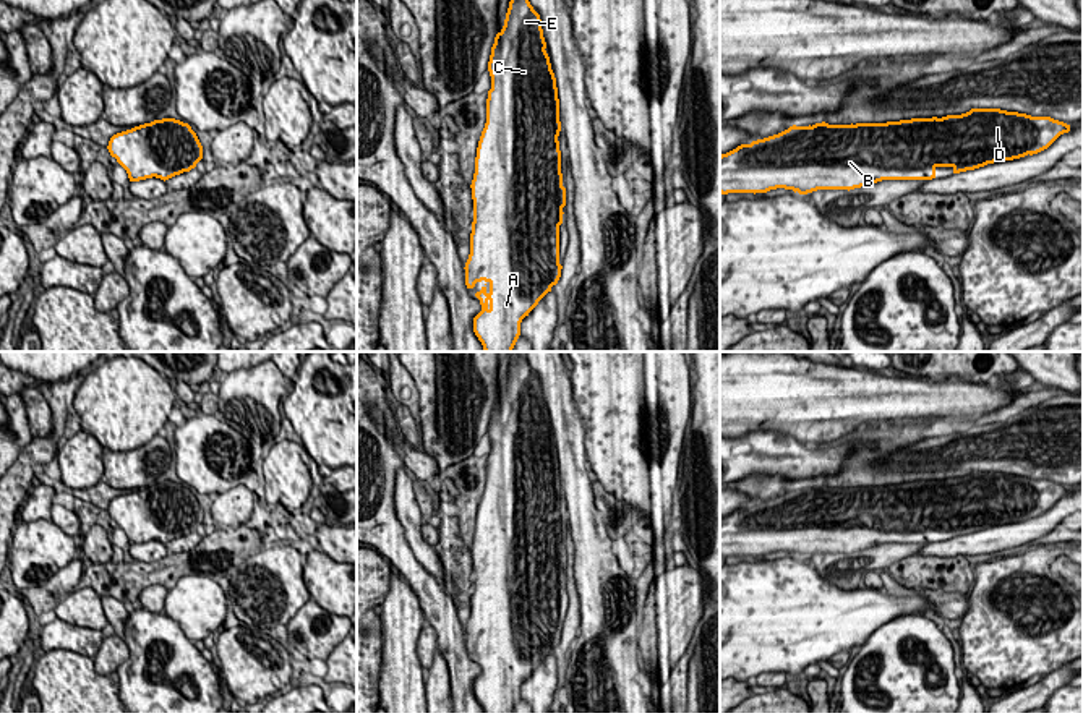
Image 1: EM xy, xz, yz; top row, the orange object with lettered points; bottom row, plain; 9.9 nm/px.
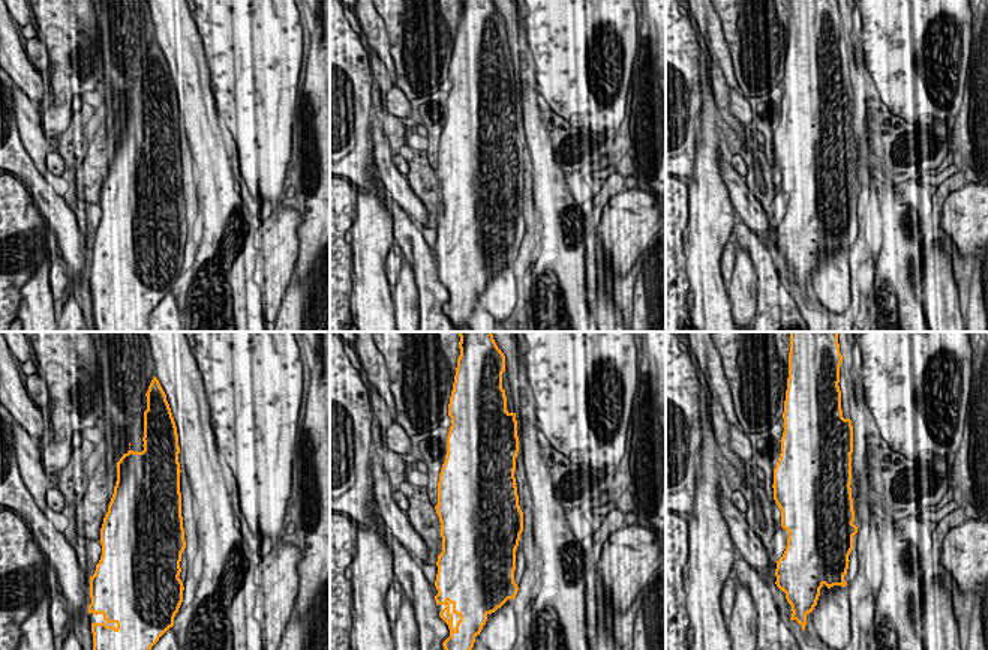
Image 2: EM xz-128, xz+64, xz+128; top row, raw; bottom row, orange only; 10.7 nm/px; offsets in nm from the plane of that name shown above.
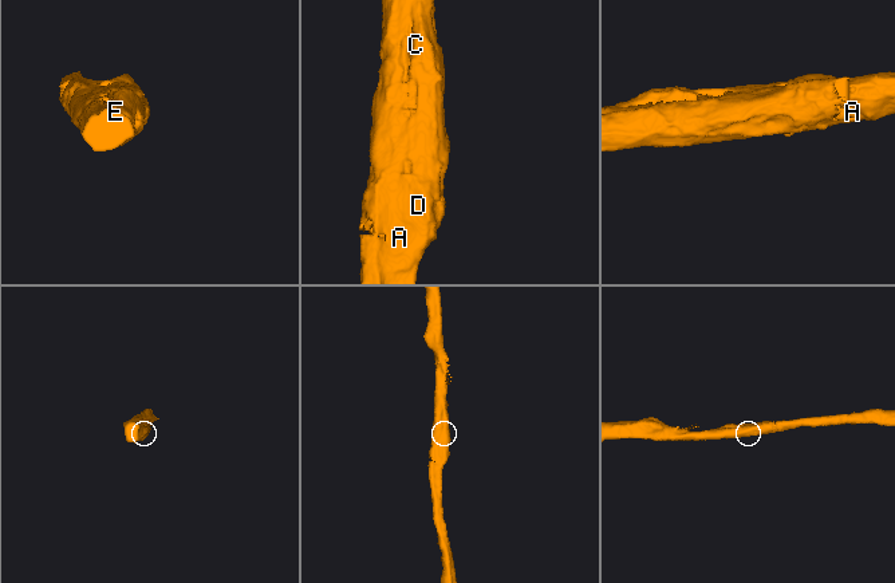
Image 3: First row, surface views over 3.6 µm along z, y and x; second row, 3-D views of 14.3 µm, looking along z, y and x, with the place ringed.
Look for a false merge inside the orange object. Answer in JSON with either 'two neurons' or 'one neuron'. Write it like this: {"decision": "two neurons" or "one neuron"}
{"decision": "one neuron"}

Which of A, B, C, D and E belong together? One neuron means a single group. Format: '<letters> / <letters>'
A B C D E

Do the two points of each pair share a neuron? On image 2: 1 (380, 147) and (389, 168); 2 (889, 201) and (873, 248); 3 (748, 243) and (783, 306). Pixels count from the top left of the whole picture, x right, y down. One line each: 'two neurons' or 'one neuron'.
1: one neuron
2: two neurons
3: one neuron

